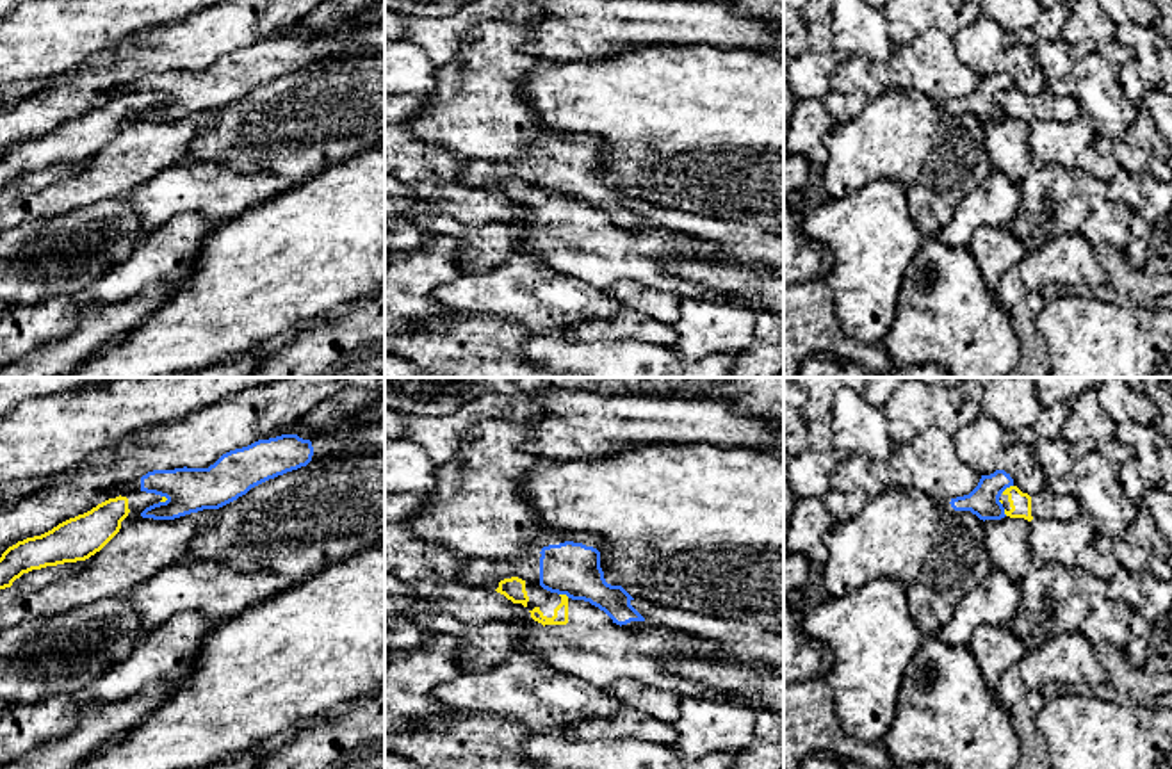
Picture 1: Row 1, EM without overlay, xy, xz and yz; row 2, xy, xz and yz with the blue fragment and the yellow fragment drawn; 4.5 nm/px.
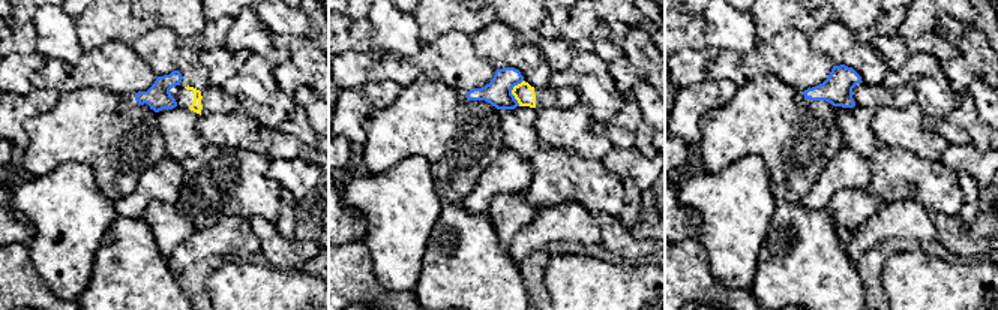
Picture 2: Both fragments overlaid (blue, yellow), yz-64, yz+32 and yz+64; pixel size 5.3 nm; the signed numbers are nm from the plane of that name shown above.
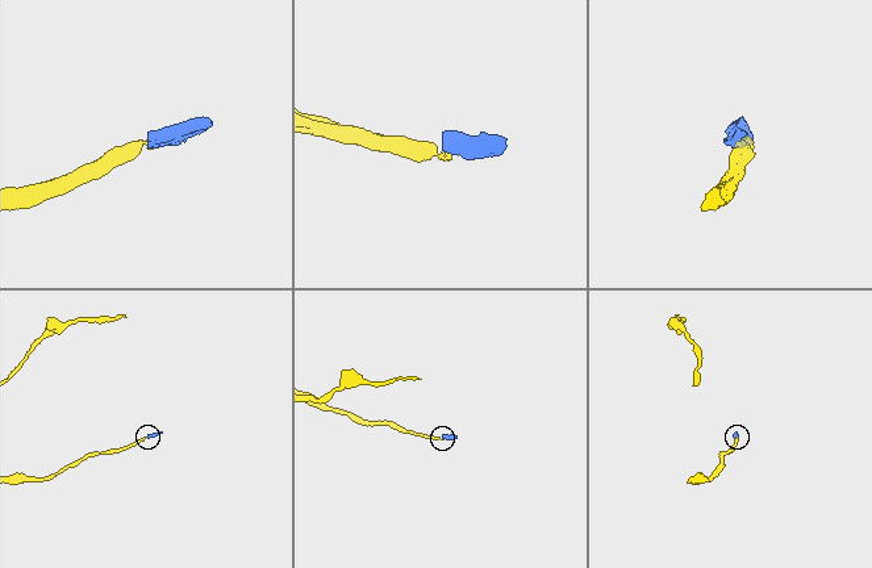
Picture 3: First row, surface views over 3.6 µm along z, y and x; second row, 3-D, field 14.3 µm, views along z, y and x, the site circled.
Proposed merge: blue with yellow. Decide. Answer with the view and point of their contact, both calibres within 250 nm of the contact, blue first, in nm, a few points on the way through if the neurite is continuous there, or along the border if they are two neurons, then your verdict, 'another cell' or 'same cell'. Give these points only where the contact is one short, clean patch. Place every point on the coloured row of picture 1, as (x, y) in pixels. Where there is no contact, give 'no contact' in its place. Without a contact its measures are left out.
yz (1007, 486) | 140/100 nm | along yz (1012, 485), (1001, 492) | another cell

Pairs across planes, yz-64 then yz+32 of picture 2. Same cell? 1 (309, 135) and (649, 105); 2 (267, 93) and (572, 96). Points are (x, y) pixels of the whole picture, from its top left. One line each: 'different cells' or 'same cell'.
1: different cells
2: different cells

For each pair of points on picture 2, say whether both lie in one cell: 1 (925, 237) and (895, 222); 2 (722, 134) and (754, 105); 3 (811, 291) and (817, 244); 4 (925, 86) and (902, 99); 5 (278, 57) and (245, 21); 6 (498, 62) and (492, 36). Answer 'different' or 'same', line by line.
1: same
2: same
3: same
4: different
5: same
6: same

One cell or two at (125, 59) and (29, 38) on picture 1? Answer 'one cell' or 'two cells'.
two cells

